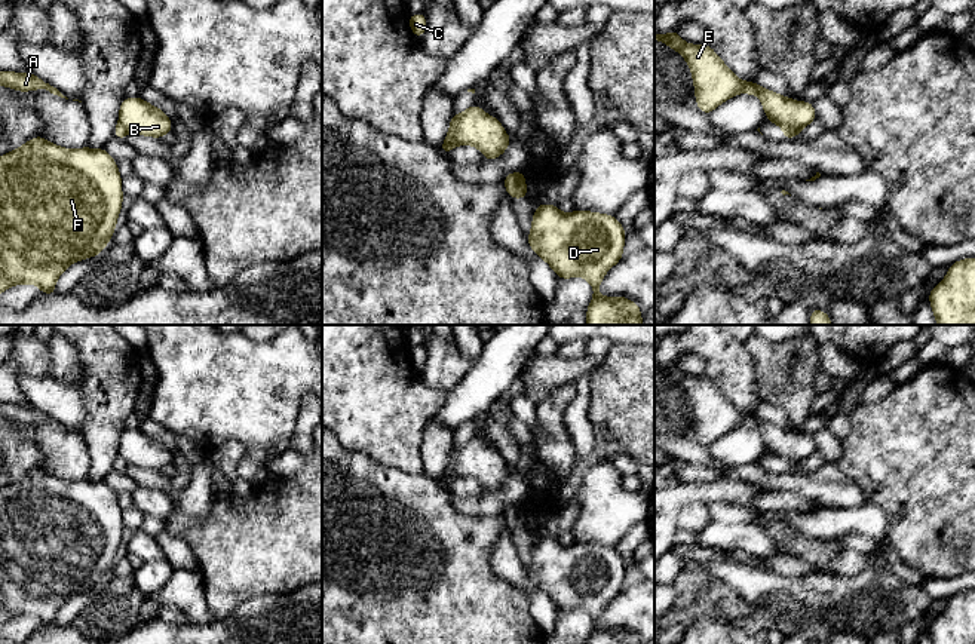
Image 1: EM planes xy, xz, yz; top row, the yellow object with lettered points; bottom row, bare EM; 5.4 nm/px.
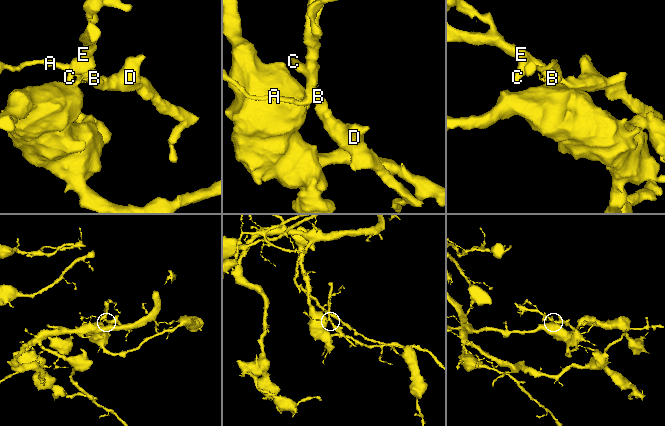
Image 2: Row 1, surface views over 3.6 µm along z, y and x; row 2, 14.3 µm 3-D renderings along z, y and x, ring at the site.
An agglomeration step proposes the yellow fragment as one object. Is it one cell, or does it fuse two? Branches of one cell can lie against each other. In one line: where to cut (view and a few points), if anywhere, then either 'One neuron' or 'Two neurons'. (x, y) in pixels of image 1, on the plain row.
Split along xz (460, 447), (454, 456), (454, 468), (441, 478), (447, 485). Two neurons

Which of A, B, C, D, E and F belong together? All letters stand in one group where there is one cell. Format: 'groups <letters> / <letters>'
groups A B C D E / F

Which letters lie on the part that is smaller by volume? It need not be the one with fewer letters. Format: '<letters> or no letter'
A, B, C, D, E

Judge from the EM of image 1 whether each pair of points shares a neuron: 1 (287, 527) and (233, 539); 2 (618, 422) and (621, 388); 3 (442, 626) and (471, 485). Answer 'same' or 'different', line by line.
1: same
2: same
3: different

